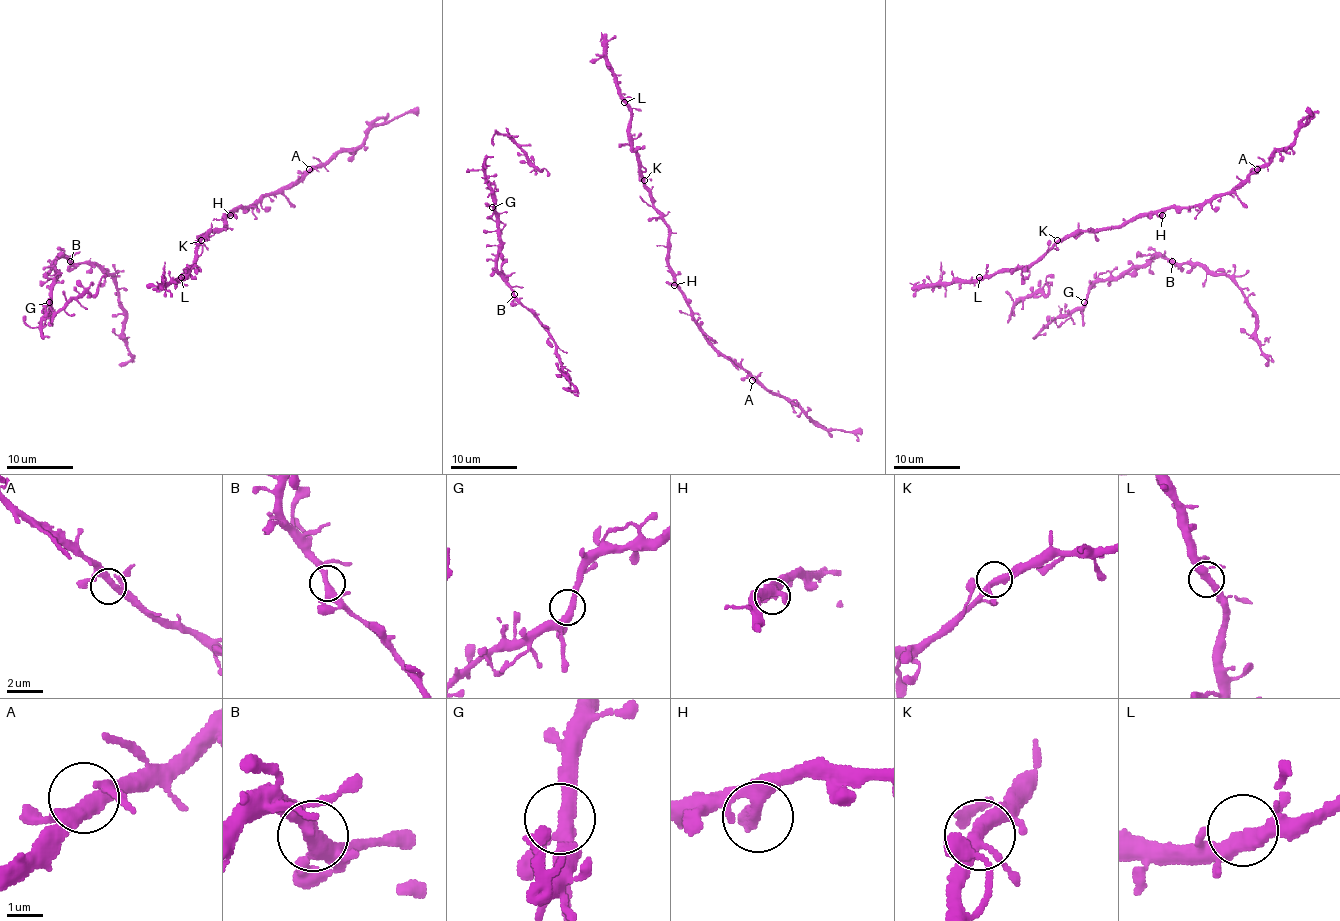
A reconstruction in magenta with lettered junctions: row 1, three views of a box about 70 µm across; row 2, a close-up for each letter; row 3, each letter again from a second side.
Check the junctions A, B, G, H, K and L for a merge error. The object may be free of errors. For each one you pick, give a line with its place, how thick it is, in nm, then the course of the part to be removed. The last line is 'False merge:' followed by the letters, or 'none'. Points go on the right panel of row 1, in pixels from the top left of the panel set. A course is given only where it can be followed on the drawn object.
False merge: none

